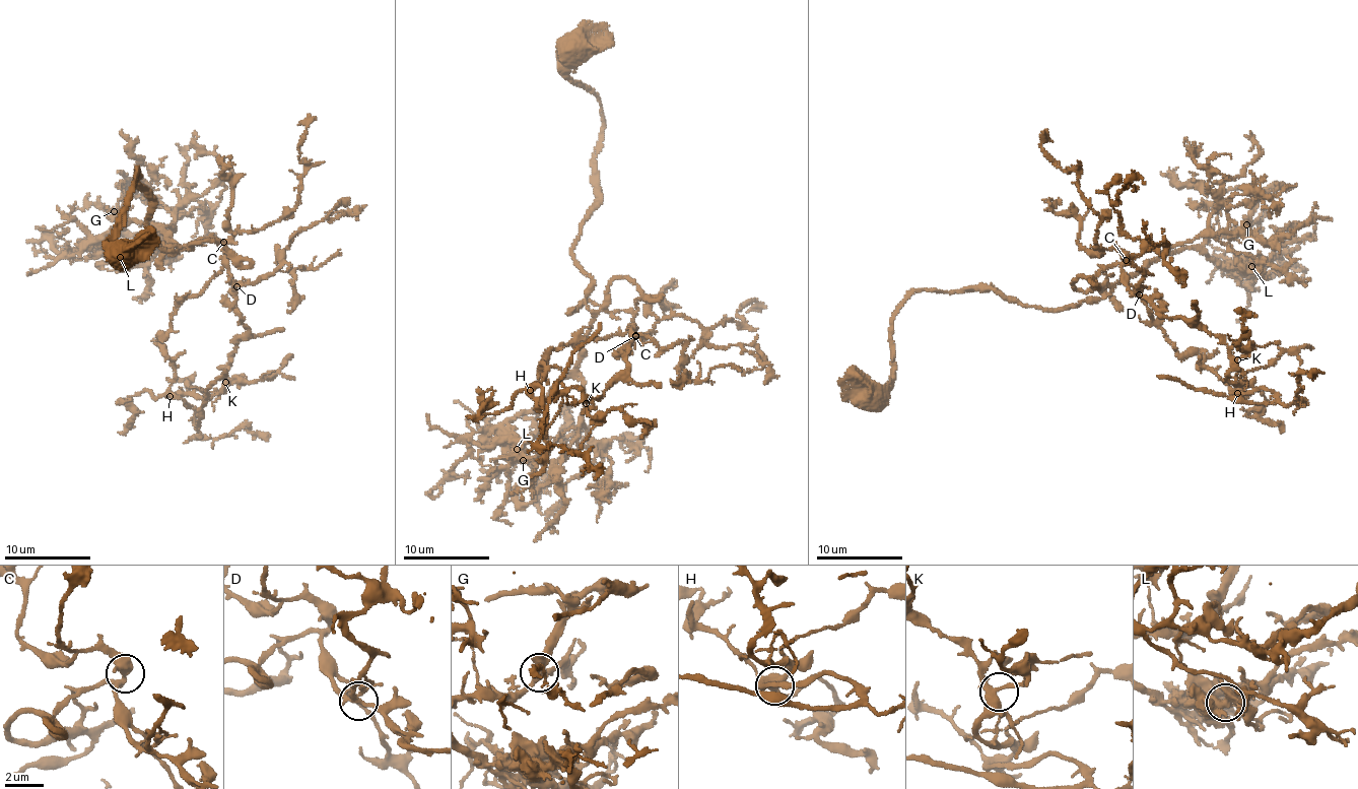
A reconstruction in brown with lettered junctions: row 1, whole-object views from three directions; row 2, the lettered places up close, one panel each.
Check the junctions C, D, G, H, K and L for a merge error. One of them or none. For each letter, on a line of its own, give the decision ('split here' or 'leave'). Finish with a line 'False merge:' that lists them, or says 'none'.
C: leave
D: leave
G: leave
H: leave
K: leave
L: split here
False merge: L

